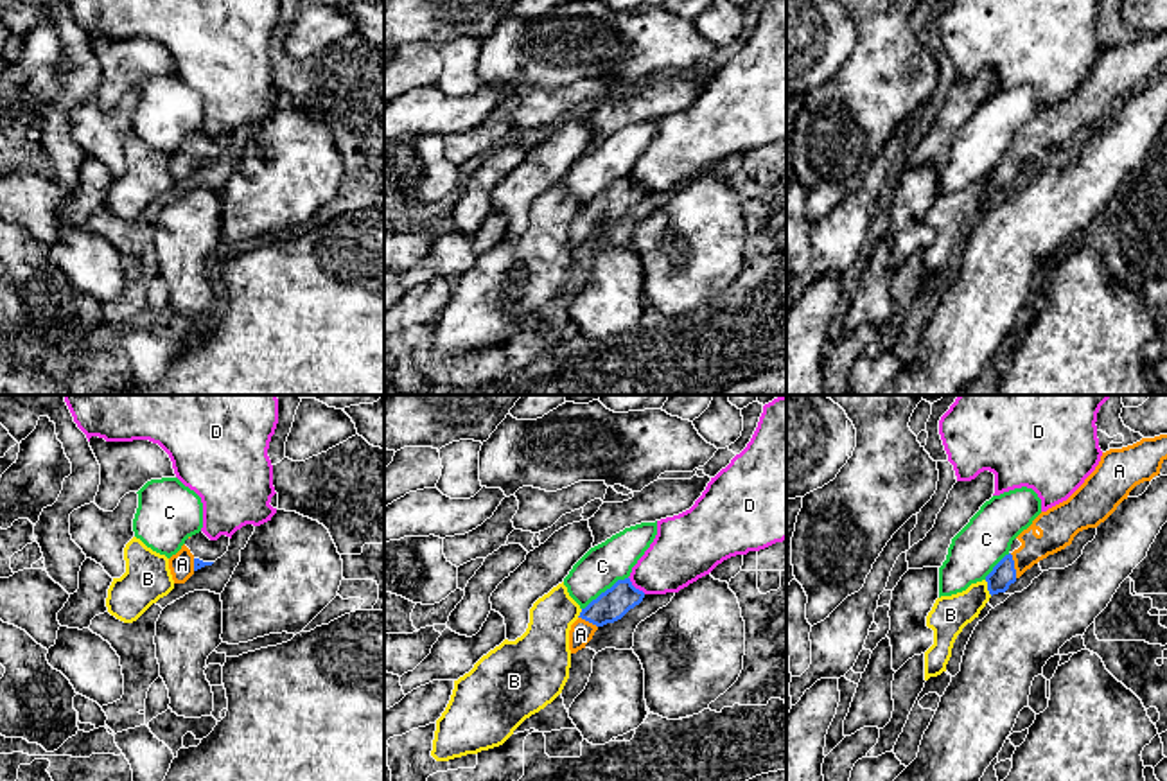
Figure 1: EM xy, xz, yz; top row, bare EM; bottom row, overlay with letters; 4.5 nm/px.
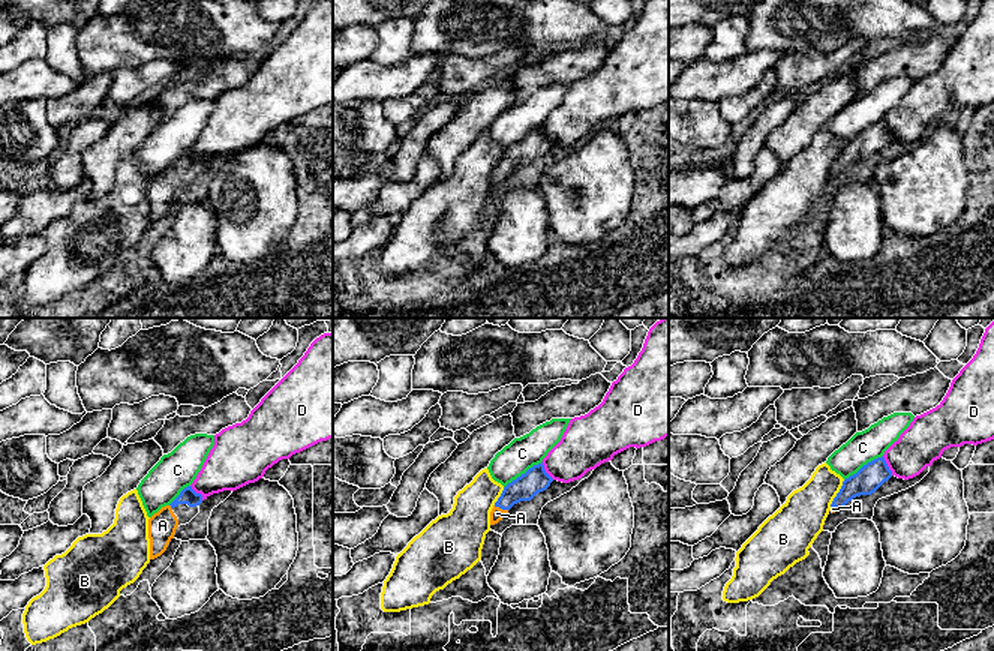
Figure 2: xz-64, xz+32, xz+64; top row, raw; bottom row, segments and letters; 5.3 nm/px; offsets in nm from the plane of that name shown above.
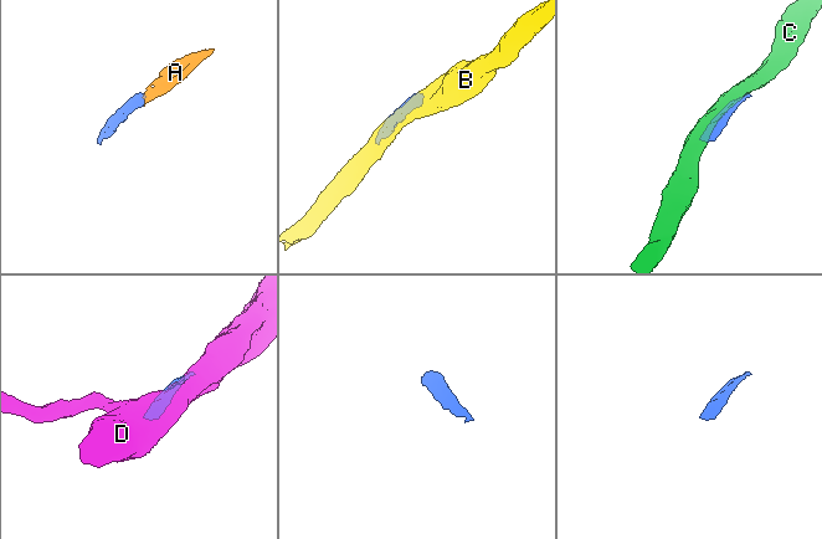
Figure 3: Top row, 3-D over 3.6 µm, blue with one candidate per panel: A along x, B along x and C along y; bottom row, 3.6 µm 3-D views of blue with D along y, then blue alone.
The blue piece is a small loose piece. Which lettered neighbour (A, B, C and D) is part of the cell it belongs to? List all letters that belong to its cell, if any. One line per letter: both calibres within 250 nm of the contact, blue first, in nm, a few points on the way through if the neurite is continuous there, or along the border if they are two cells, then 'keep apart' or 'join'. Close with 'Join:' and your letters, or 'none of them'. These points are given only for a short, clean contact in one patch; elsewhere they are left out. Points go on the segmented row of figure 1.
A: calibres 110 and 160 nm; way yz (1004, 573), (1013, 566), (1056, 530); join
B: calibres 110 and 170 nm; keep apart
C: calibres 140 and 190 nm; keep apart
D: calibres 140 and 280 nm; keep apart
Join: A

